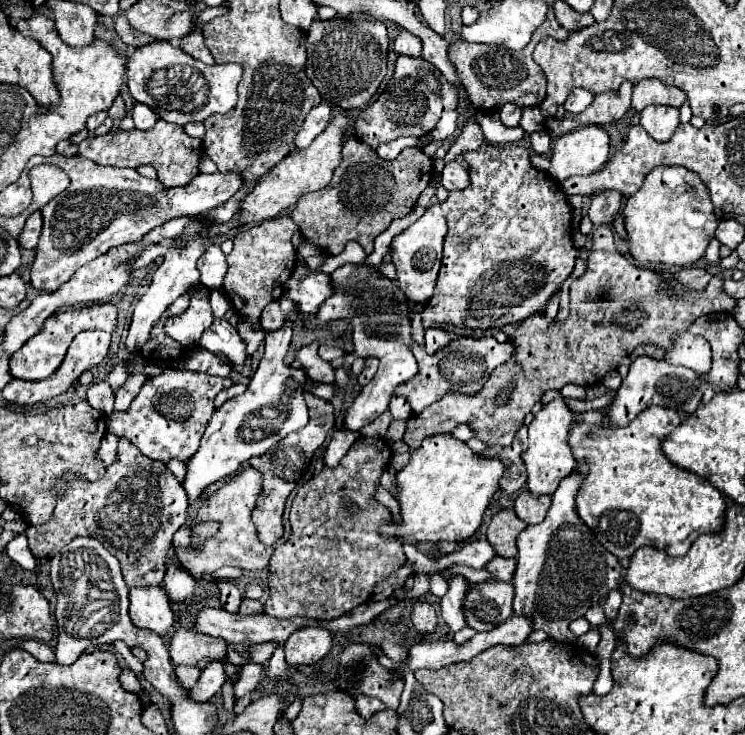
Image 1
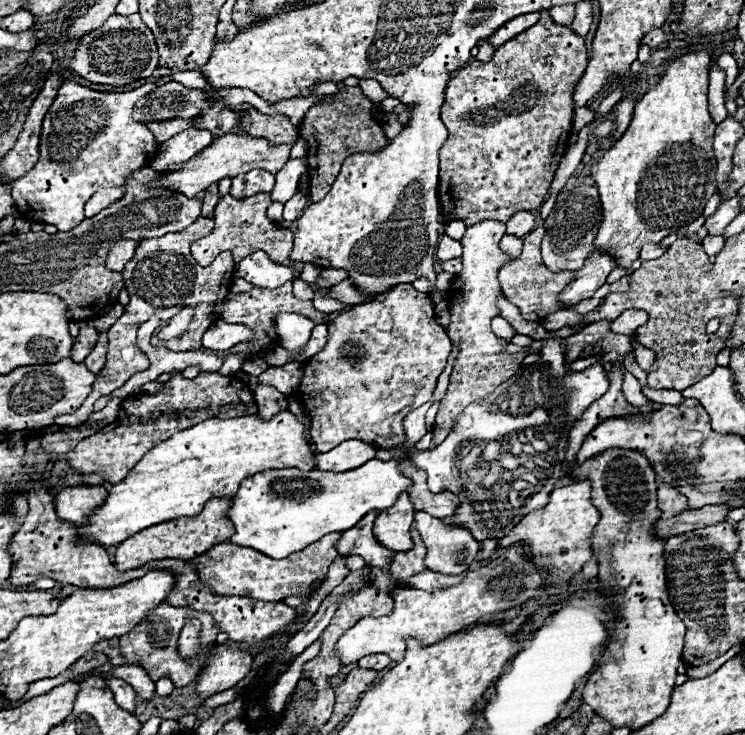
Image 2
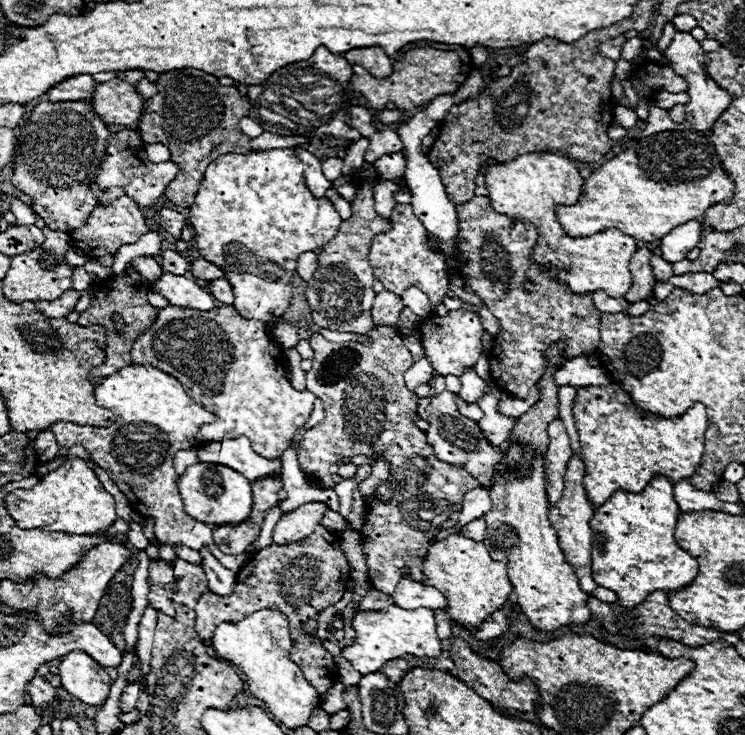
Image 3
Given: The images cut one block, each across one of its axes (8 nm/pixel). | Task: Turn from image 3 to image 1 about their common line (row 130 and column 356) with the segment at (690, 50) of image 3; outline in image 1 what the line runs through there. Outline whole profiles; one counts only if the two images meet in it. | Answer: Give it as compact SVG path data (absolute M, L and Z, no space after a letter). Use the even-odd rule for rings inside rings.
M358 694L358 696L354 696L354 700L356 700L356 710L358 710L358 714L360 714L362 718L372 718L374 714L386 710L384 702L380 702L378 698L372 698L372 696Z

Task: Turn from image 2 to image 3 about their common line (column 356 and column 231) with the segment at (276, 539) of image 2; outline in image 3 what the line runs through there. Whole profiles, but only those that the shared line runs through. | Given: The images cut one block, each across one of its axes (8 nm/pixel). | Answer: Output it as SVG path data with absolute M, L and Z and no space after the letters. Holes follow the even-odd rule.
M198 462L194 466L188 466L186 472L180 476L178 486L188 516L204 524L238 524L244 522L252 510L250 480L222 464Z

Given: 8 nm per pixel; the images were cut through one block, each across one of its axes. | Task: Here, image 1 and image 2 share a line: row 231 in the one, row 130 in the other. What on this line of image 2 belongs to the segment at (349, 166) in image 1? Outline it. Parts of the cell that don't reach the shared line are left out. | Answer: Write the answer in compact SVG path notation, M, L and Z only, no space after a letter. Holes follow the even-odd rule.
M344 86L334 94L334 98L326 98L310 108L310 112L300 122L300 138L308 140L316 154L308 156L310 162L310 198L312 202L320 202L334 184L338 170L354 152L380 152L382 146L388 144L388 136L382 130L382 120L376 120L372 114L374 102L362 94L358 86Z

